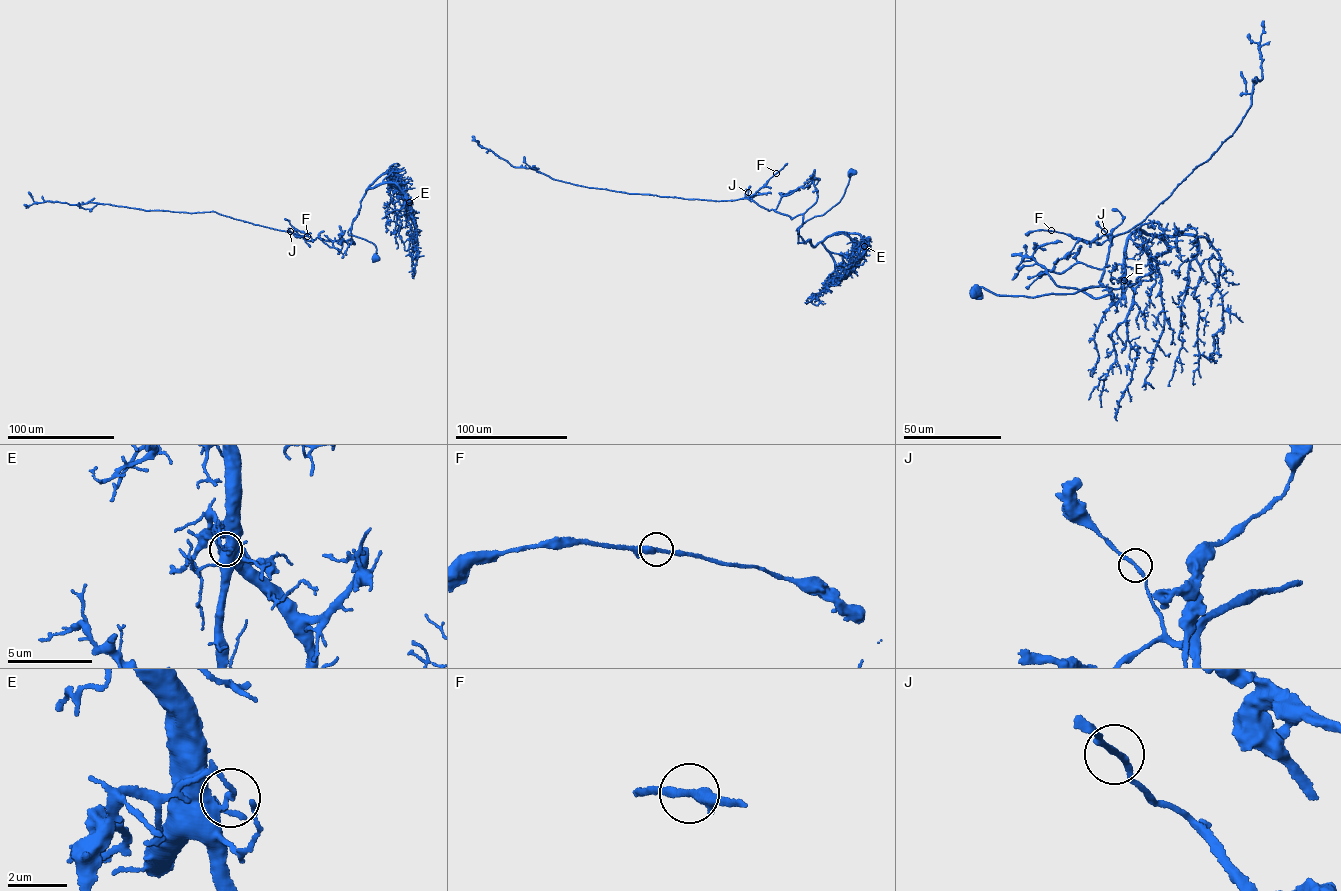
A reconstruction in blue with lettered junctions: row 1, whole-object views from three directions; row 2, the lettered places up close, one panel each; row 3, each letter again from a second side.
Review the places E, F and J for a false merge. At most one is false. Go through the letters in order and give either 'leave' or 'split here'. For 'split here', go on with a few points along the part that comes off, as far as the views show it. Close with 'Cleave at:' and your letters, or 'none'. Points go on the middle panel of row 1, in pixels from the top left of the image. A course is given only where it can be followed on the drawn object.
E: split here | (864, 246), (842, 233), (835, 235)
F: leave
J: leave
Cleave at: E

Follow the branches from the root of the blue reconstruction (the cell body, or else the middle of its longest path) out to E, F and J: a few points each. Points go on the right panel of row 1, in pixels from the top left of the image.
E: (974, 292), (982, 287), (1032, 297), (1120, 288), (1151, 272), (1165, 242), (1132, 233), (1124, 280)
F: (974, 292), (1034, 297), (1134, 284), (1114, 302), (1086, 294), (1102, 285), (1111, 241), (1051, 231)
J: (974, 292), (1034, 297), (1134, 284), (1117, 301), (1084, 291), (1102, 286), (1109, 265), (1104, 231)

